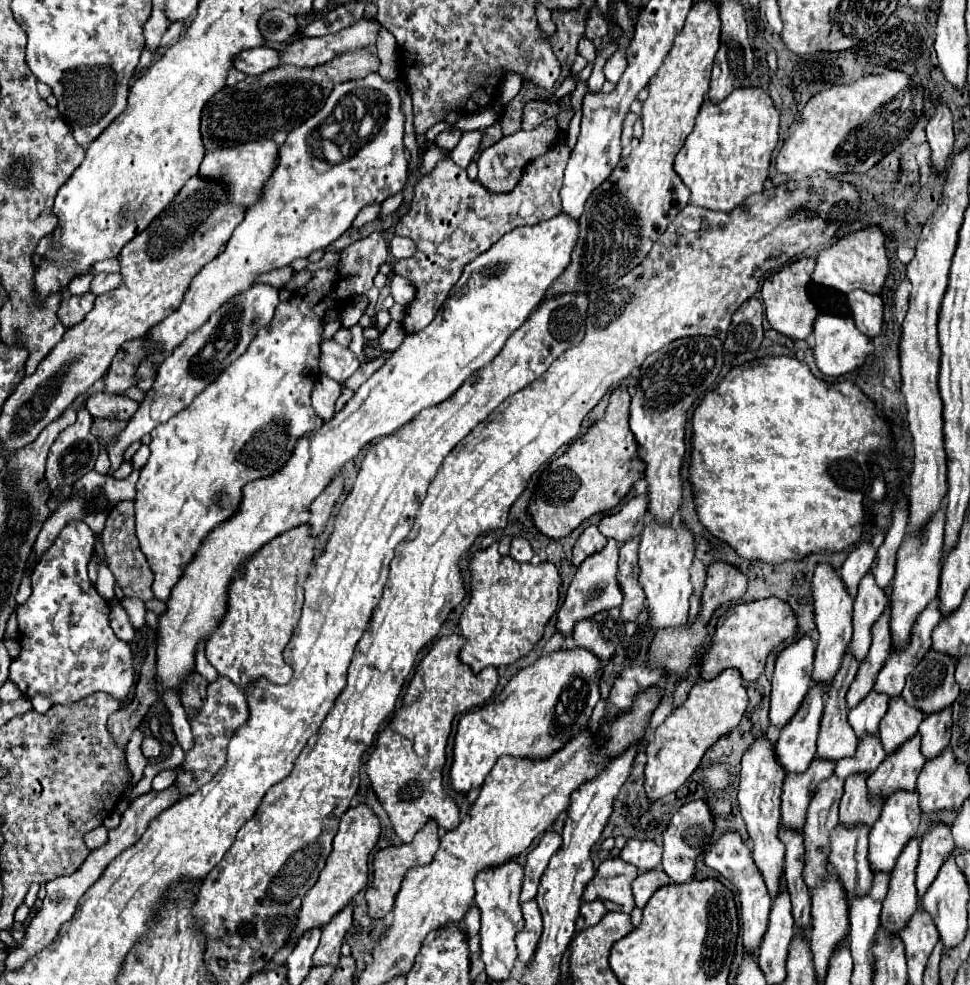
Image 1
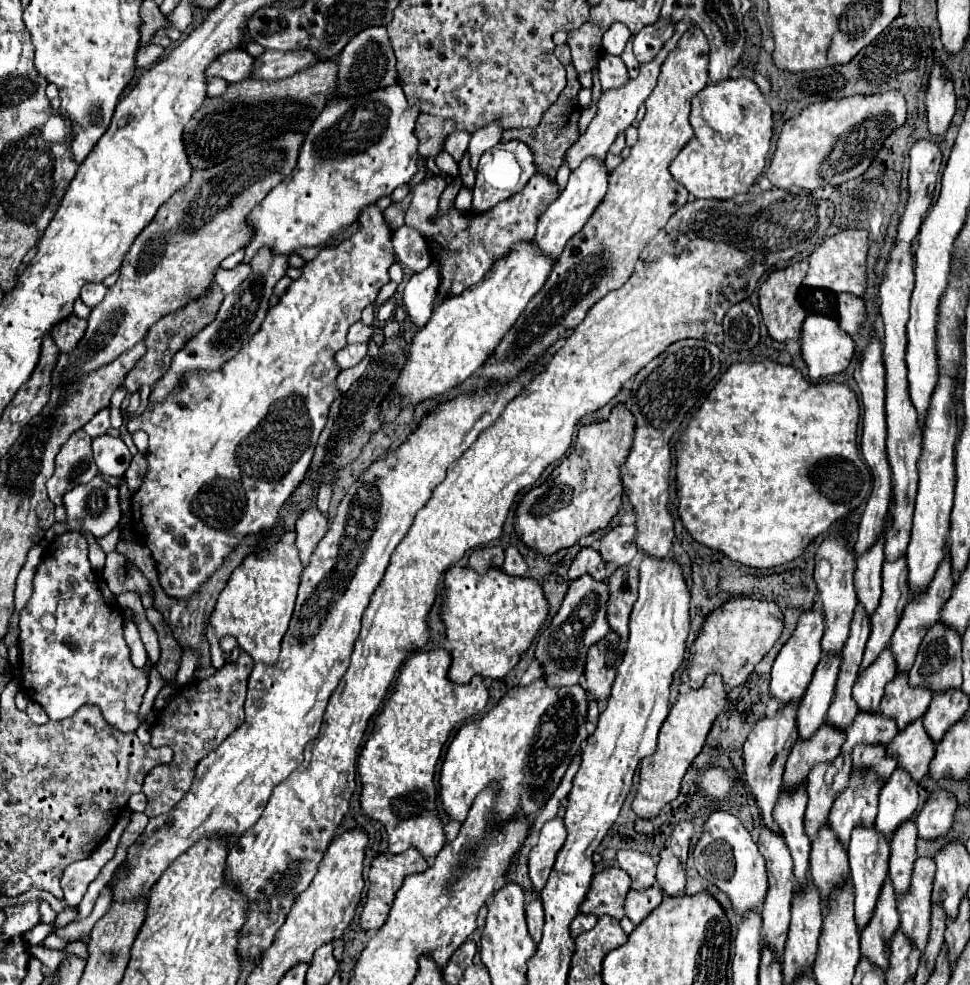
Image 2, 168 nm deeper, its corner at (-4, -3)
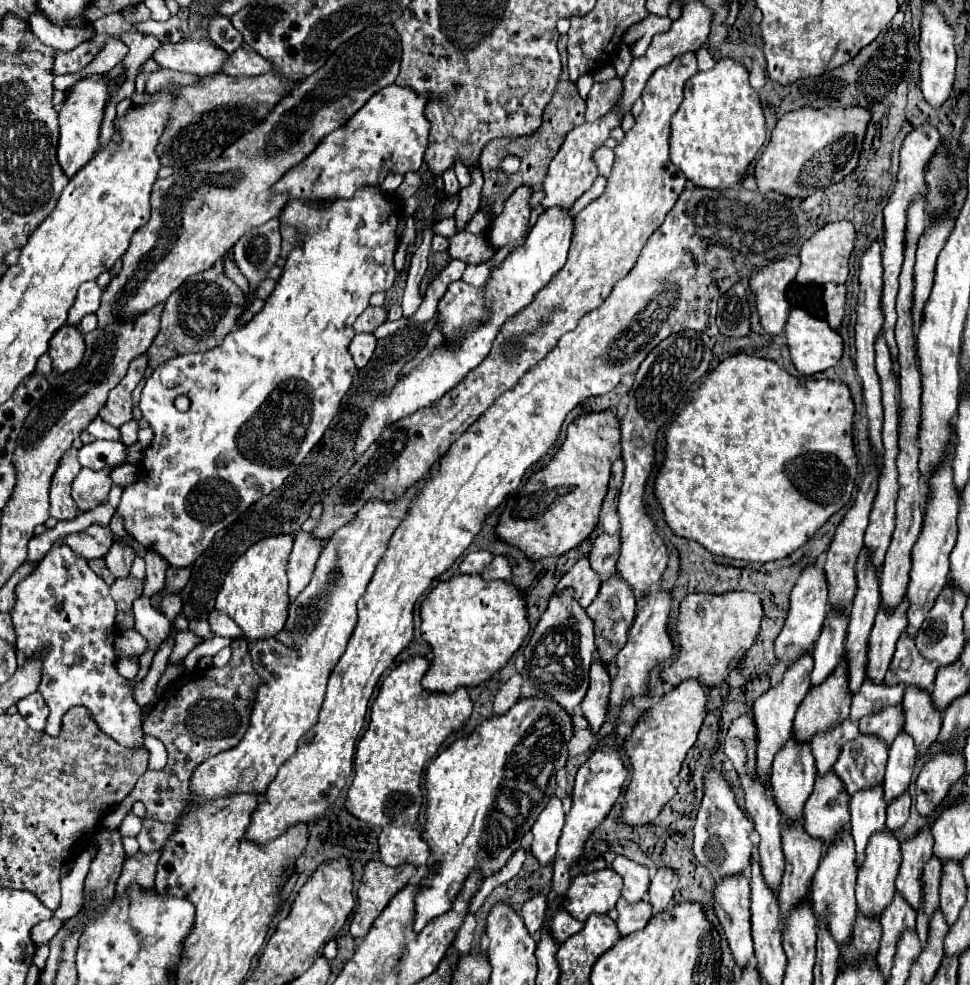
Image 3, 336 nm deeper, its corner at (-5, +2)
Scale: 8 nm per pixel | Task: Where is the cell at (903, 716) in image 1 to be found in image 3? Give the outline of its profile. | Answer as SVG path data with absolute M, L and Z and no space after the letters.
M902 633L884 683L896 685L904 681L906 685L918 685L930 689L936 679L938 667L940 665L936 665L936 661L930 661L924 655L920 655L920 651L914 645L914 639L908 637L908 633Z

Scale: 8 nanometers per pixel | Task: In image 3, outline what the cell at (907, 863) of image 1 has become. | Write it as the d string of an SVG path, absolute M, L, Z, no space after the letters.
M902 793L900 797L896 797L894 801L888 803L888 809L886 809L886 829L888 831L900 829L908 821L908 813L910 813L910 795Z

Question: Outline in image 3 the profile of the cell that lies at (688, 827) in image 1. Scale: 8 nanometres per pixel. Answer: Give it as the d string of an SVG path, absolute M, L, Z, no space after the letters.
M672 869L656 871L648 889L648 901L652 905L652 913L662 913L672 903L676 885L678 885L678 875Z

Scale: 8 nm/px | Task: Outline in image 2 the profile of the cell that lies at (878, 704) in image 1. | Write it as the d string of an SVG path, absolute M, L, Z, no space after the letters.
M885 650L883 656L879 656L879 662L863 670L863 674L859 674L859 680L853 686L853 700L857 702L859 712L875 714L885 696L885 686L895 676L897 674L895 662L891 662L891 650Z

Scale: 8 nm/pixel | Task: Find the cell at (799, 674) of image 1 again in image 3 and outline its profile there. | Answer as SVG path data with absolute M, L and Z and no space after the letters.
M810 563L802 569L798 581L794 583L794 587L790 591L788 617L784 621L782 631L776 637L776 657L788 659L788 663L792 663L800 655L808 653L812 649L812 645L816 643L816 637L820 635L828 609L830 609L830 601L828 601L828 583L826 583L824 569L818 567L816 563Z

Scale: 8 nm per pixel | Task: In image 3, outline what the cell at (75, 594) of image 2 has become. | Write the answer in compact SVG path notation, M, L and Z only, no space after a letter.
M60 545L52 547L52 551L34 567L34 571L16 585L14 593L16 603L10 609L10 615L16 633L16 649L28 657L34 651L44 649L44 669L38 687L38 691L44 695L44 701L50 707L50 717L44 731L52 737L58 737L64 713L70 707L82 705L88 709L96 725L118 745L126 749L142 749L144 747L142 707L132 699L134 687L126 685L126 679L118 675L114 643L108 641L108 633L114 631L114 613L116 613L116 605L110 597L110 587L88 567L86 559L76 557L66 545Z

